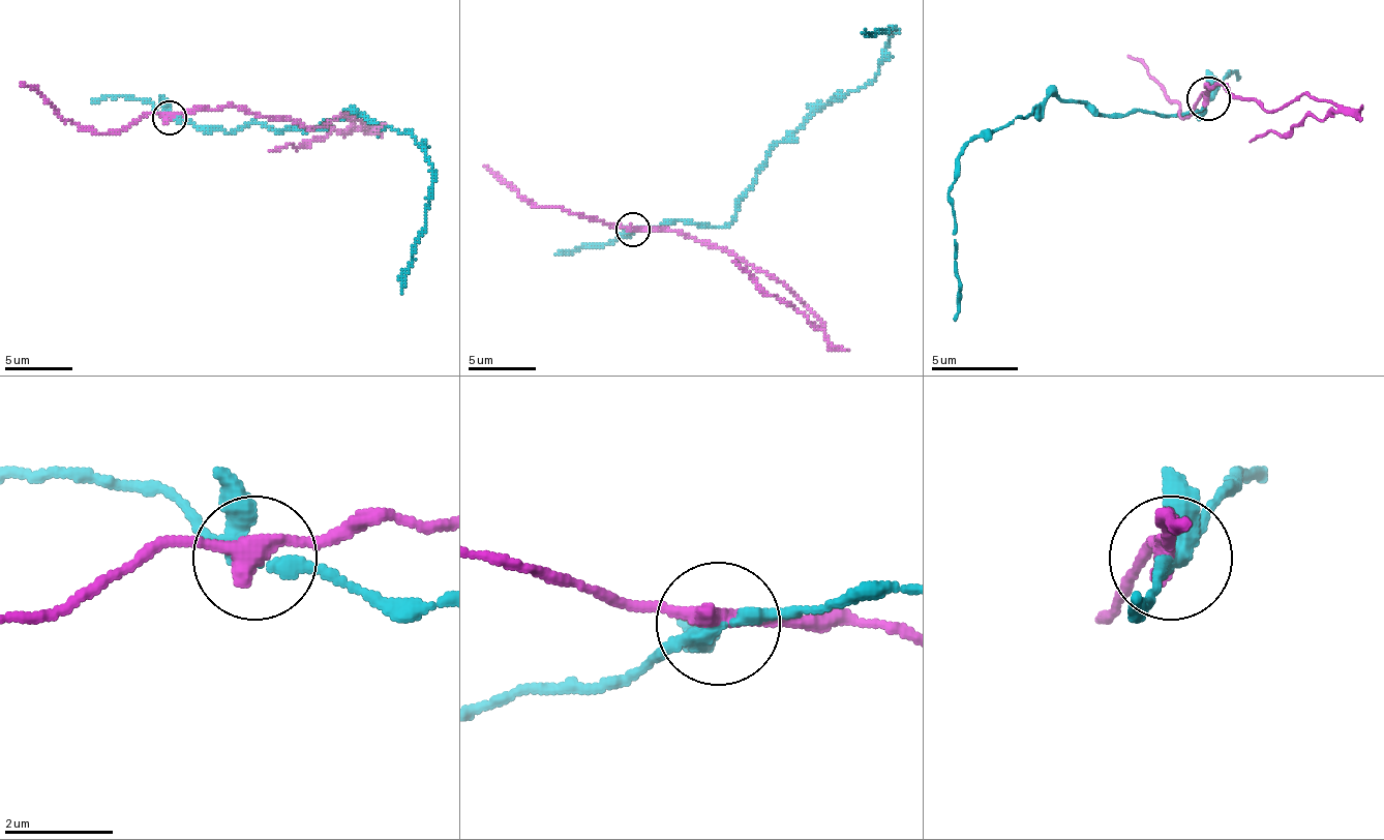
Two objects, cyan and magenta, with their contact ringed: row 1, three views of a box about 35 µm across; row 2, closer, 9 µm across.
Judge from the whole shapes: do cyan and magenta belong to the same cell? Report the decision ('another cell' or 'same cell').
another cell

